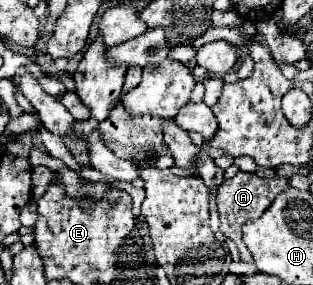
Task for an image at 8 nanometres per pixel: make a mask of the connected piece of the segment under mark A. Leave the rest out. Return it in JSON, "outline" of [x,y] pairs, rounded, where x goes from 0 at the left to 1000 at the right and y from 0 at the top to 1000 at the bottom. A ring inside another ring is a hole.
{"outline":[[[754,607],[741,628],[716,635],[696,656],[696,684],[690,684],[690,719],[696,719],[696,747],[703,747],[703,811],[735,832],[754,856],[767,888],[767,909],[780,919],[805,919],[808,905],[792,881],[783,853],[773,846],[773,789],[792,768],[824,768],[850,726],[863,726],[863,712],[875,705],[875,691],[888,691],[914,656],[920,628],[895,628],[895,621],[863,621],[863,628],[837,628],[812,607]]]}

